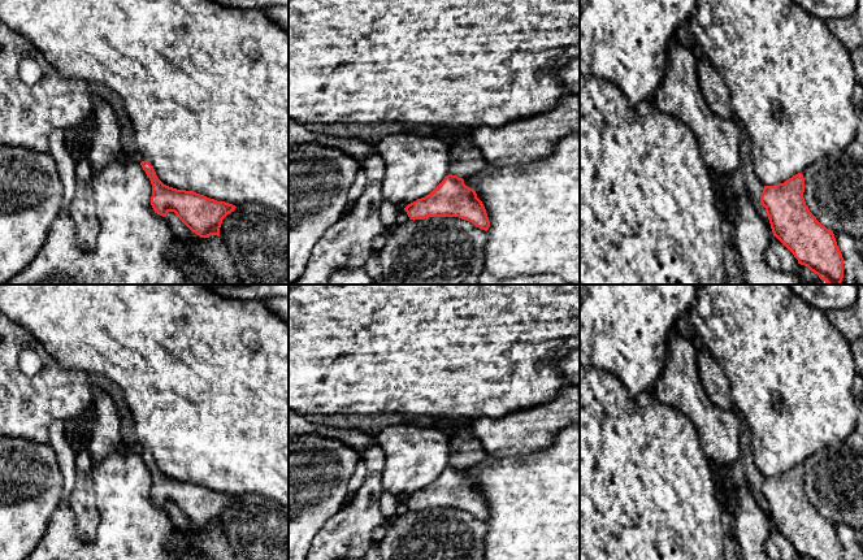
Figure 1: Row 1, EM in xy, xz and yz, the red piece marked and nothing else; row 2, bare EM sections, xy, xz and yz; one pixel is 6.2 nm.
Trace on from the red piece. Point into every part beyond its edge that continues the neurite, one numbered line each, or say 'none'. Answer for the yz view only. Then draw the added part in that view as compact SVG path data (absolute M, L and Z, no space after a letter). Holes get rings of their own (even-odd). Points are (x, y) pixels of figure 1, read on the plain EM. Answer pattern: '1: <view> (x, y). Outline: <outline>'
none

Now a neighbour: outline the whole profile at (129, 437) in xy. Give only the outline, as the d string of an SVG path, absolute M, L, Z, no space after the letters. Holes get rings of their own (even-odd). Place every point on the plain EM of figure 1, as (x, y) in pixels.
M90 374L90 378L96 390L107 391L116 401L121 418L121 439L123 448L136 453L144 452L142 444L138 440L138 435L135 433L135 424L130 409L123 399L122 390L114 382L101 374Z

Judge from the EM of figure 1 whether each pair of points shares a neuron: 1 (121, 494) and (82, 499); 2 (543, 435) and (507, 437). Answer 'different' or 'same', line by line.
1: different
2: same

